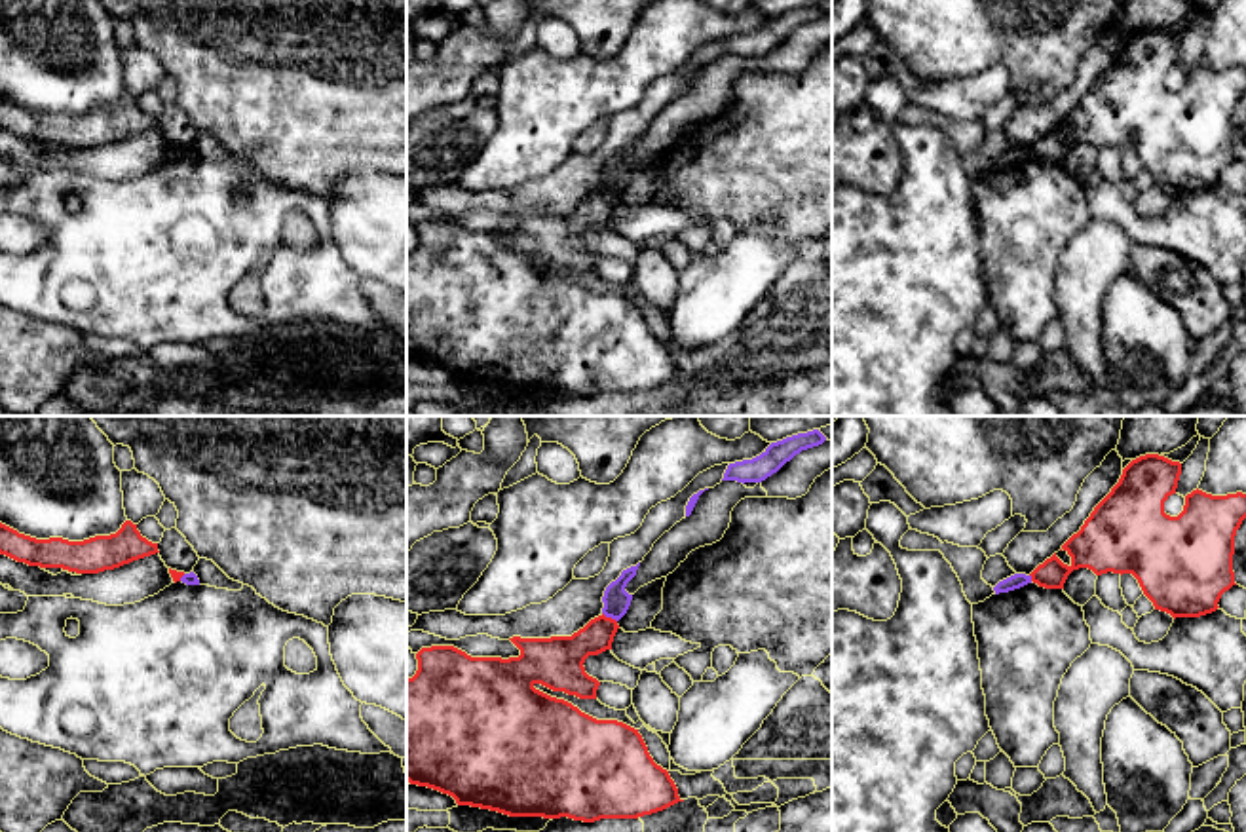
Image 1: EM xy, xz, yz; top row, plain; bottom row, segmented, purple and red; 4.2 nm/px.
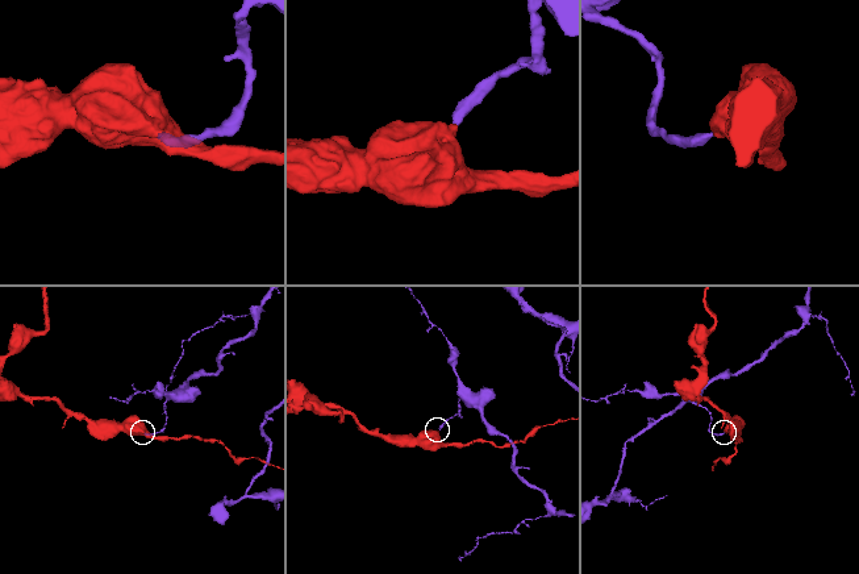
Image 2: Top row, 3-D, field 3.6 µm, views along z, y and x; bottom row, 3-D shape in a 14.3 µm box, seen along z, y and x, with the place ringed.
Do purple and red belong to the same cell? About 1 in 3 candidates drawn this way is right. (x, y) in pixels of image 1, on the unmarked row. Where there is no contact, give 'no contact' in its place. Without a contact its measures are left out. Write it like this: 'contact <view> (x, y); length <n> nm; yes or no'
contact xz (610, 190); length 80 nm; no

